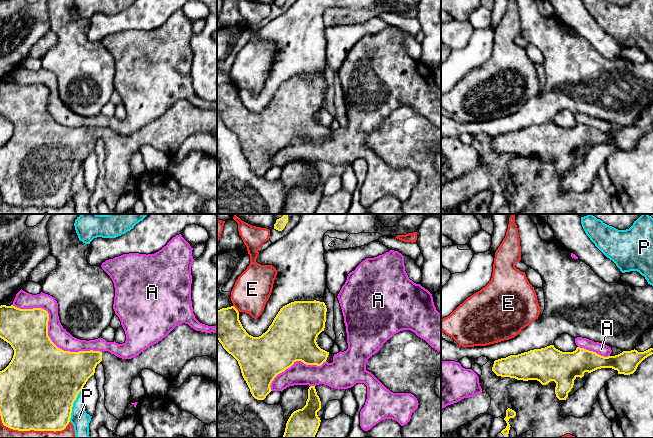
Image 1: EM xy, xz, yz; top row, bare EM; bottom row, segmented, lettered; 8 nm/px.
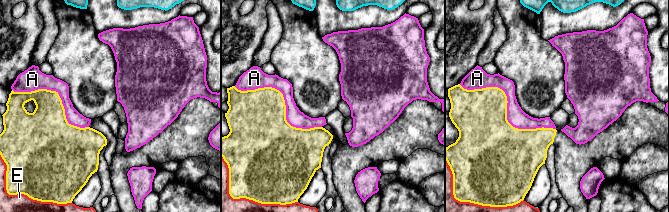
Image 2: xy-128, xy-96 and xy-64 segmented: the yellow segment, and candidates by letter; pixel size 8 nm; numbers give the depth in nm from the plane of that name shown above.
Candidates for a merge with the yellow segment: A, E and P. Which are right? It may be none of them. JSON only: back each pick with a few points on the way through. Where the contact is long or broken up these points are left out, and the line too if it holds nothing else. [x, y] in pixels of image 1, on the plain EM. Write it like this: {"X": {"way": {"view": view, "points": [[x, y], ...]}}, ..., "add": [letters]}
{"add": []}

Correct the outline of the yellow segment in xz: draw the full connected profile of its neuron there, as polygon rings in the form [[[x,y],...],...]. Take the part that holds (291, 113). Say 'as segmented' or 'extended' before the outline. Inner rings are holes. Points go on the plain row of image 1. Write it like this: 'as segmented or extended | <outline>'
extended | [[[316,76],[291,78],[280,85],[265,109],[259,113],[253,113],[243,104],[239,96],[239,88],[234,82],[222,84],[217,86],[217,116],[238,137],[242,152],[252,172],[257,176],[264,176],[272,167],[270,161],[274,154],[290,144],[296,137],[301,137],[306,141],[317,142],[321,142],[326,137],[328,139],[333,138],[334,130],[321,125],[316,118],[318,111],[325,104],[326,88],[327,84],[324,78]]]

